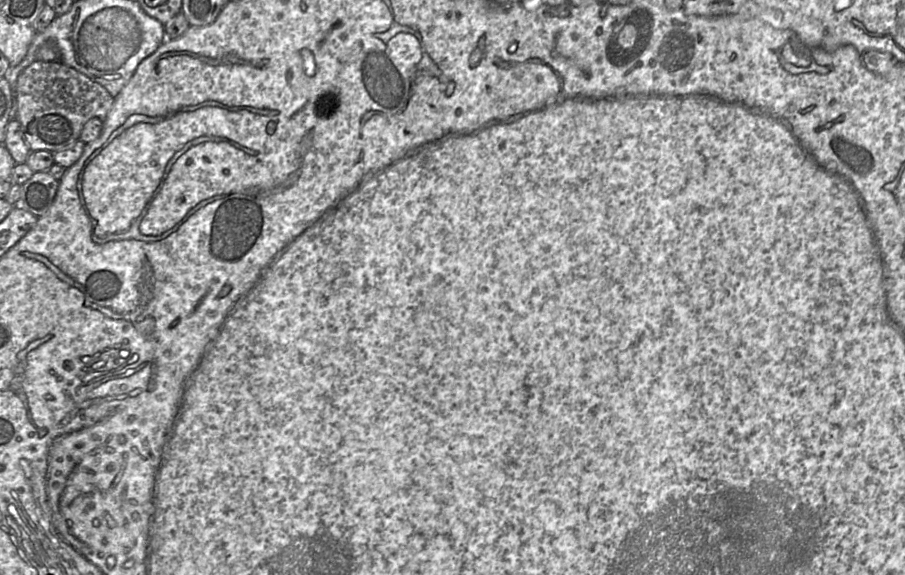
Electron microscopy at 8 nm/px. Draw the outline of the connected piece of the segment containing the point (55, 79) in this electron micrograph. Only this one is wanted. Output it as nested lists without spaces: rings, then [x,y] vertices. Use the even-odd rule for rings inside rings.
[[[35,61],[17,78],[16,119],[31,151],[55,153],[72,147],[84,124],[93,117],[103,121],[113,103],[114,97],[102,85],[59,61]]]

